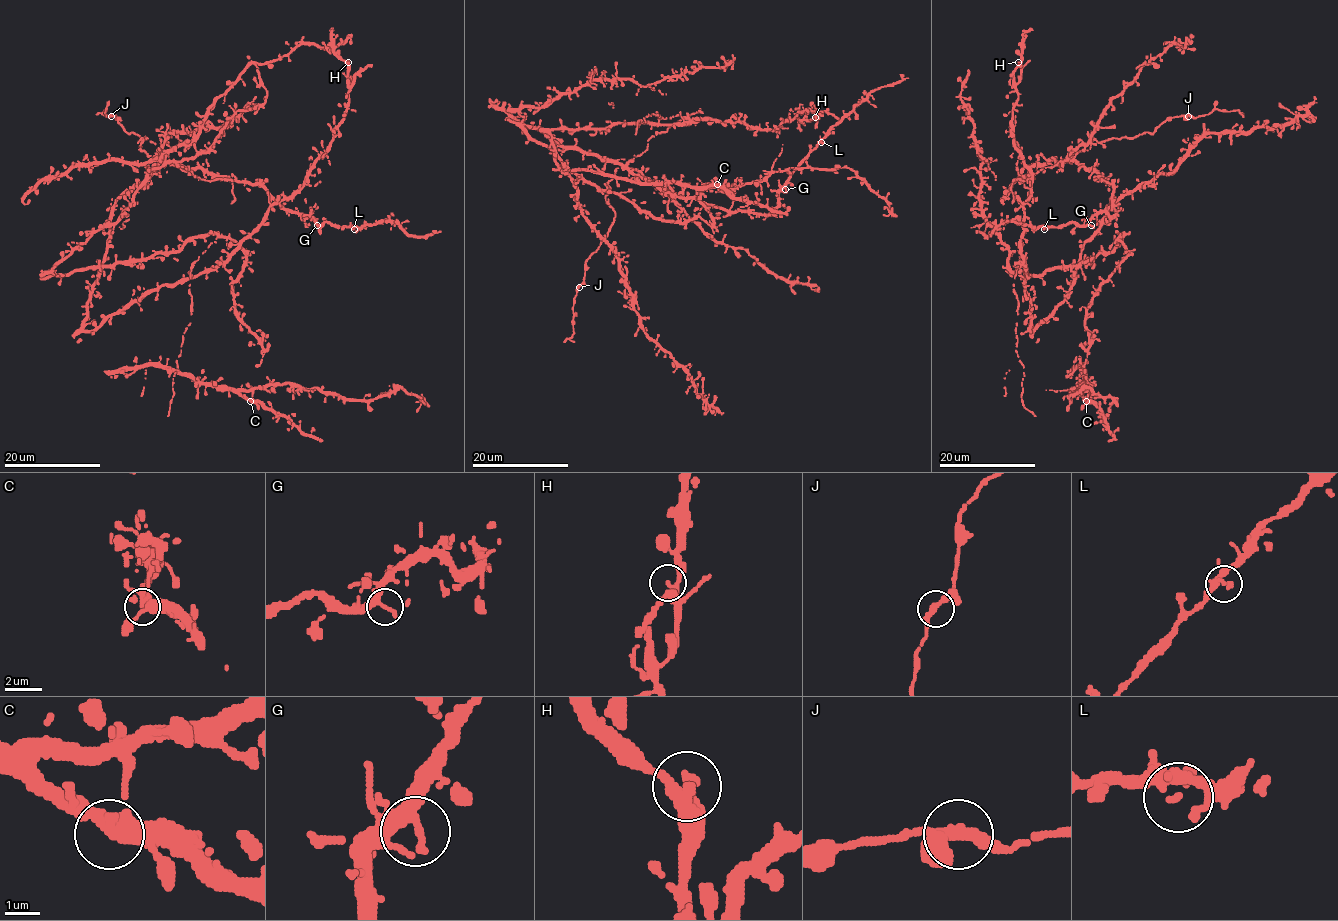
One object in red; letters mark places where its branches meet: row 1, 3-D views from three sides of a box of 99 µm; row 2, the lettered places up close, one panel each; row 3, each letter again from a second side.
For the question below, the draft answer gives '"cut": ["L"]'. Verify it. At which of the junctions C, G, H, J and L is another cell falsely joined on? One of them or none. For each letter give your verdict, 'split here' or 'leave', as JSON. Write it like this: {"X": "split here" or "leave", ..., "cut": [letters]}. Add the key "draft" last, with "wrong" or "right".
{"C": "leave", "G": "leave", "H": "leave", "J": "leave", "L": "leave", "cut": [], "draft": "wrong"}

